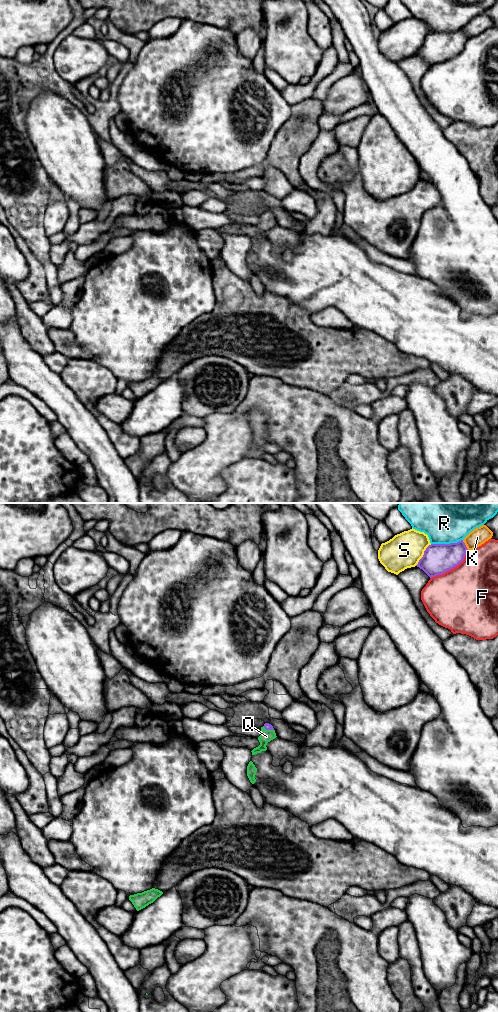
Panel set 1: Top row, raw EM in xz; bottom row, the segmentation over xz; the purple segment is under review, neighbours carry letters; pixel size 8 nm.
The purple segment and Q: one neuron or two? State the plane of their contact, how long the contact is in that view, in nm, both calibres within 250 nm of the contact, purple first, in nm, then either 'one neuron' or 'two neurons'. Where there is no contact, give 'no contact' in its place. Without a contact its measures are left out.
contact in xz; length 90 nm; calibres 60 and 100 nm; one neuron

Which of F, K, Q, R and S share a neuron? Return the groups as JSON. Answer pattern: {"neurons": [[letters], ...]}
{"neurons": [["F", "K"], ["Q"], ["R"], ["S"]]}

